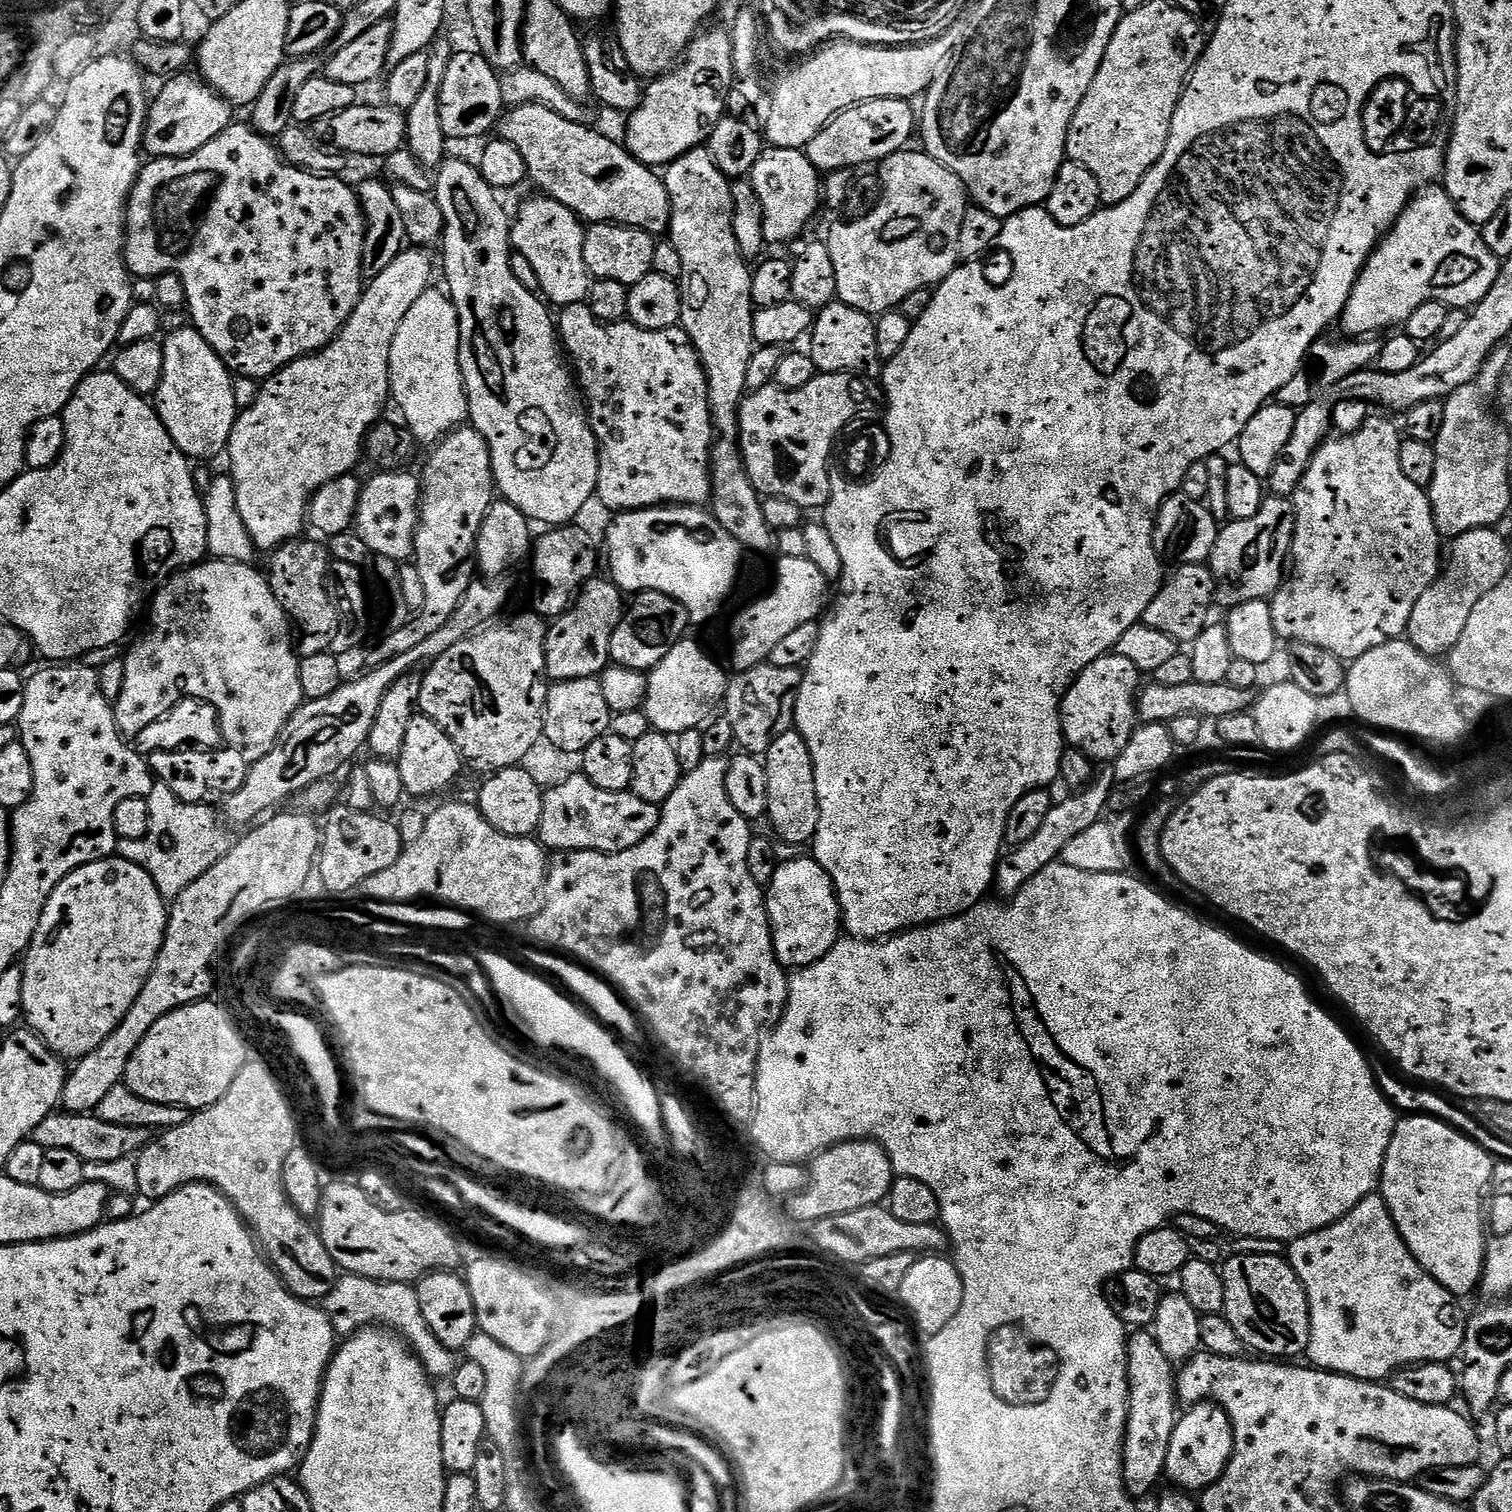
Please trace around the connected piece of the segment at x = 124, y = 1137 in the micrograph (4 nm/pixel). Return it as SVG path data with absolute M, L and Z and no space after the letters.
M57 1110L38 1122L30 1138L44 1149L74 1150L74 1154L78 1154L78 1158L85 1162L108 1163L135 1157L149 1143L150 1132L146 1128L114 1126L114 1122L102 1122L102 1118L95 1114Z

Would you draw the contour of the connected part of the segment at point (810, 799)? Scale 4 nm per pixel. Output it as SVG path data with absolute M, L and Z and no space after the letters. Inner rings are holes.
M795 730L782 734L782 738L775 740L770 750L763 757L766 770L766 783L770 789L768 799L767 823L772 823L772 828L788 844L804 844L815 841L818 830L818 790L814 790L814 762L810 758L810 746L802 738L802 734Z

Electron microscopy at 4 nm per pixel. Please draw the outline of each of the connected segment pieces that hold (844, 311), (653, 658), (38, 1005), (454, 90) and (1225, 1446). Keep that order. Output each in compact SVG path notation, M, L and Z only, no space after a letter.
M833 302L819 309L810 329L812 352L810 359L816 364L817 373L842 372L849 378L856 376L876 376L882 372L882 361L878 354L878 334L876 320L862 310Z
M641 592L631 601L630 607L618 622L610 642L610 660L613 665L621 668L633 668L642 673L656 668L666 654L670 654L672 647L679 641L685 639L687 628L690 628L688 611L678 601L661 592Z
M119 854L90 862L58 882L54 894L50 894L46 902L46 910L42 910L38 930L22 960L23 1019L55 1056L79 1062L114 1034L130 1006L134 1006L138 994L142 994L160 957L169 911L169 905L147 870Z
M458 53L453 55L452 61L446 66L446 78L442 78L440 91L440 105L438 114L442 122L442 130L449 137L457 136L460 140L472 140L483 132L497 127L498 116L492 111L498 104L497 97L492 97L488 89L488 72L490 65L483 56L474 53Z
M1201 1402L1193 1404L1187 1409L1188 1413L1181 1415L1174 1426L1174 1438L1170 1438L1170 1454L1166 1454L1164 1476L1169 1480L1169 1485L1183 1490L1189 1494L1199 1494L1212 1484L1226 1470L1234 1450L1234 1430L1224 1405L1215 1402Z

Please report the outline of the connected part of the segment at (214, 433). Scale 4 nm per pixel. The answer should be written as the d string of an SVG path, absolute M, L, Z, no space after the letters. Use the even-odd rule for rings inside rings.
M183 326L168 338L163 343L162 378L154 393L160 421L188 459L204 462L206 458L221 457L240 413L234 398L233 375L195 327Z

